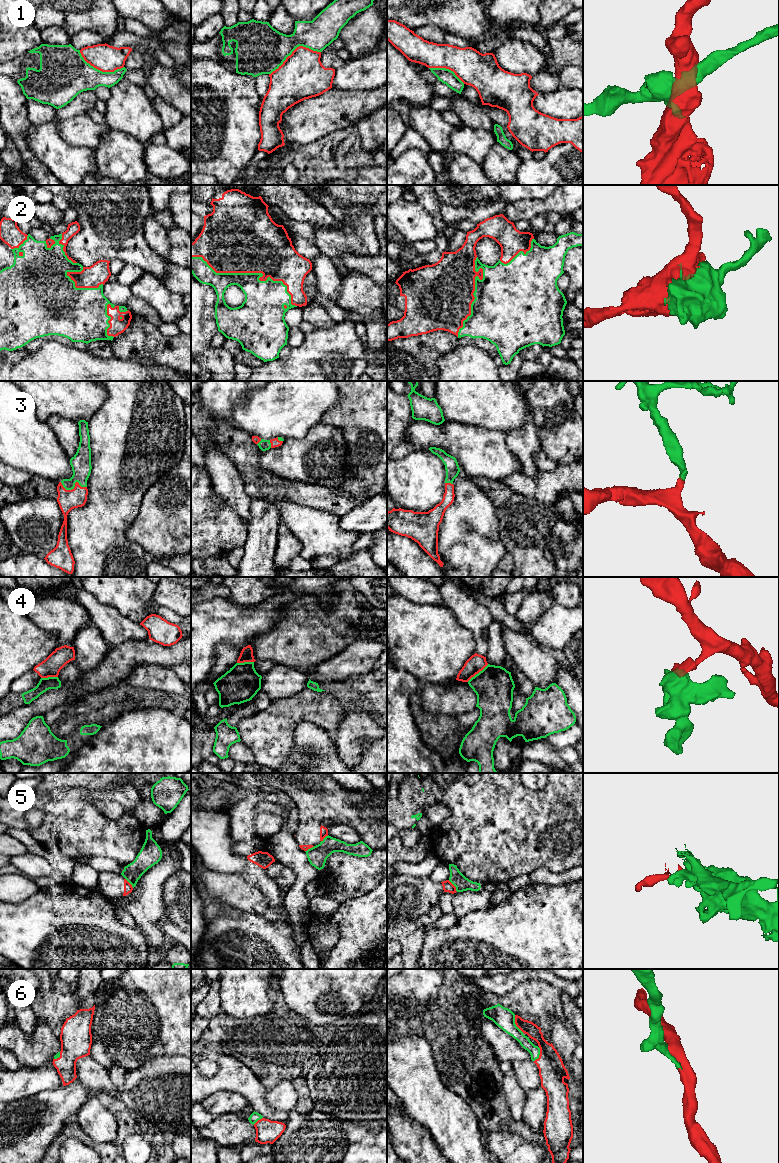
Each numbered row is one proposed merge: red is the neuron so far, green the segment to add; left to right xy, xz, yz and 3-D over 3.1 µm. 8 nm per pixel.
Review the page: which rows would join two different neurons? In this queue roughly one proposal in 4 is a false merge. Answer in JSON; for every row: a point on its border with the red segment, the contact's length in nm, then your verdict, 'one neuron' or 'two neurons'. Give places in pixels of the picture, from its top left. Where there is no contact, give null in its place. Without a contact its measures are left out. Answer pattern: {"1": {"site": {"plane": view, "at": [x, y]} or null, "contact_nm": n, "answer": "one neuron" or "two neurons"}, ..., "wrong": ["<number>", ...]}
{"1": {"site": {"plane": "xz", "at": [294, 50]}, "contact_nm": 460, "answer": "two neurons"}, "2": {"site": {"plane": "xz", "at": [254, 272]}, "contact_nm": 950, "answer": "one neuron"}, "3": {"site": {"plane": "xy", "at": [75, 486]}, "contact_nm": 220, "answer": "one neuron"}, "4": {"site": {"plane": "yz", "at": [477, 673]}, "contact_nm": 220, "answer": "two neurons"}, "5": {"site": {"plane": "yz", "at": [454, 886]}, "contact_nm": 120, "answer": "two neurons"}, "6": {"site": {"plane": "yz", "at": [515, 1023]}, "contact_nm": 160, "answer": "one neuron"}, "wrong": ["1", "4", "5"]}

